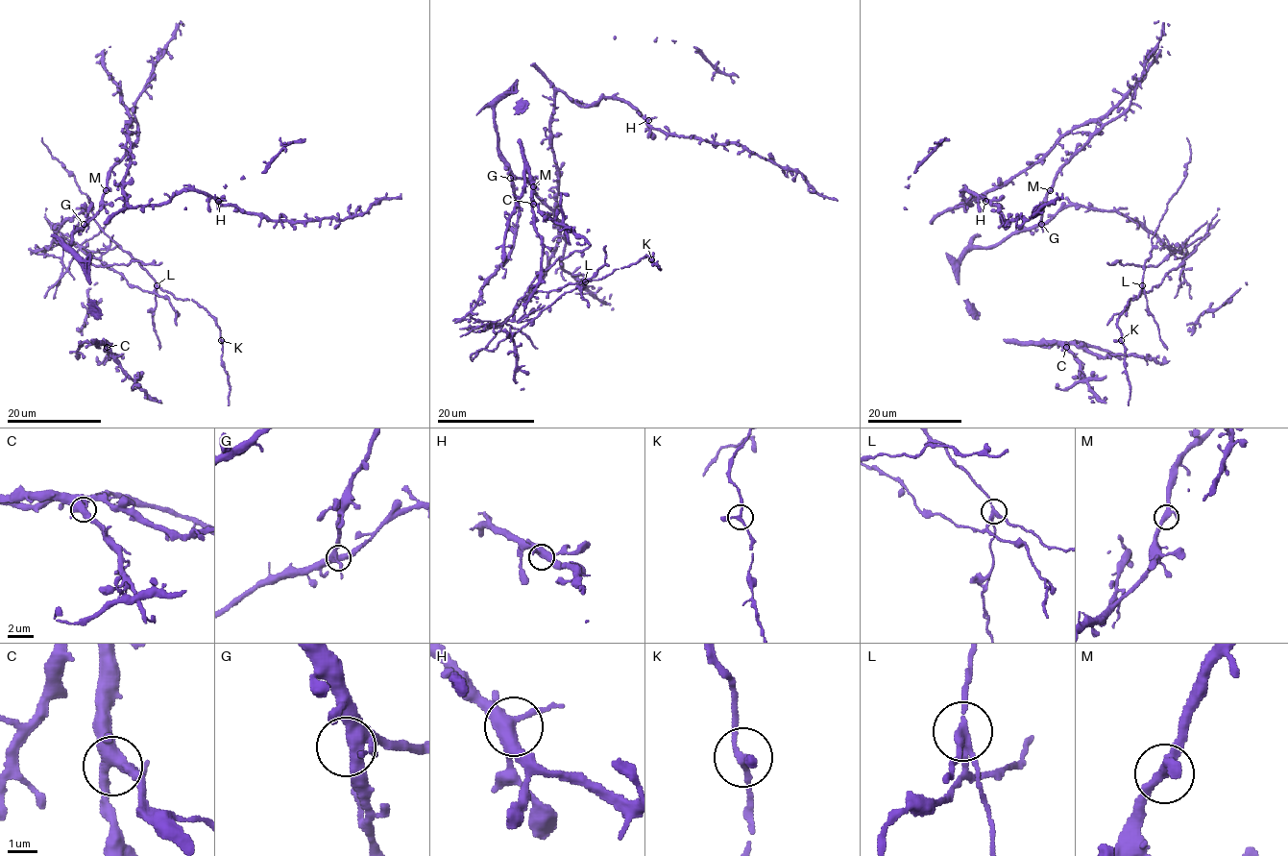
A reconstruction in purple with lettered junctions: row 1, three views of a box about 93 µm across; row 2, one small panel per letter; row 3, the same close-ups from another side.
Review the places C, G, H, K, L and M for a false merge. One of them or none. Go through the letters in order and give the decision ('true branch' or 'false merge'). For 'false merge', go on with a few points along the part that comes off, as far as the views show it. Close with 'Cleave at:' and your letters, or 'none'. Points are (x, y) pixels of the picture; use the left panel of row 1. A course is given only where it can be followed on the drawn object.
C: true branch
G: true branch
H: true branch
K: true branch
L: false merge; foreign part runs (156, 285), (151, 293), (131, 286), (118, 273), (60, 233), (97, 266), (133, 260), (162, 261)
M: true branch
Cleave at: L

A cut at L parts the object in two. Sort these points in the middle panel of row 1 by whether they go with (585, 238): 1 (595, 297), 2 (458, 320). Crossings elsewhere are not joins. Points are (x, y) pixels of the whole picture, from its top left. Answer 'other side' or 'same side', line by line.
1: same side
2: same side

